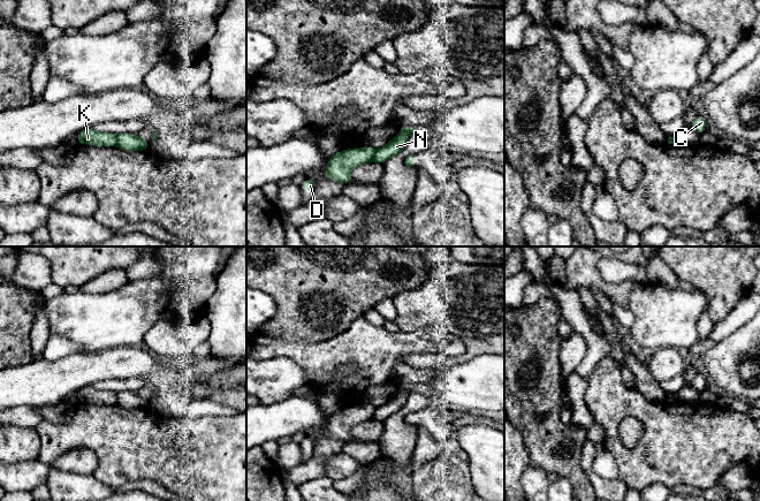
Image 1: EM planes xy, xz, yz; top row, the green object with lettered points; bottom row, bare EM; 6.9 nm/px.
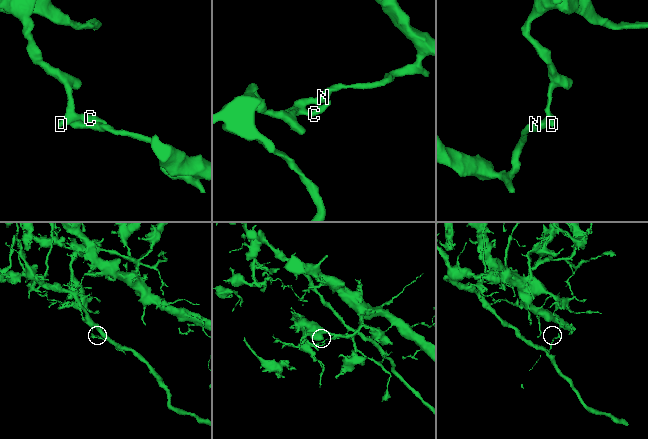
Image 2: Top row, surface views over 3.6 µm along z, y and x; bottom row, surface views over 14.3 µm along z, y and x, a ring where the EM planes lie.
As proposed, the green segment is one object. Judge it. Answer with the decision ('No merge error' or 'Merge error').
Merge error

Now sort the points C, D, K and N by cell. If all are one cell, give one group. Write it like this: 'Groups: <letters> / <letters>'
Groups: C D K / N

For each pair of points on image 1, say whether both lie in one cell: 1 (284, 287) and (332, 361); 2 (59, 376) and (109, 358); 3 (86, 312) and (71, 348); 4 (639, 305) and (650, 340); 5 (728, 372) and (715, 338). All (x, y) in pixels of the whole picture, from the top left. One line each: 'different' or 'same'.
1: different
2: same
3: different
4: same
5: different

